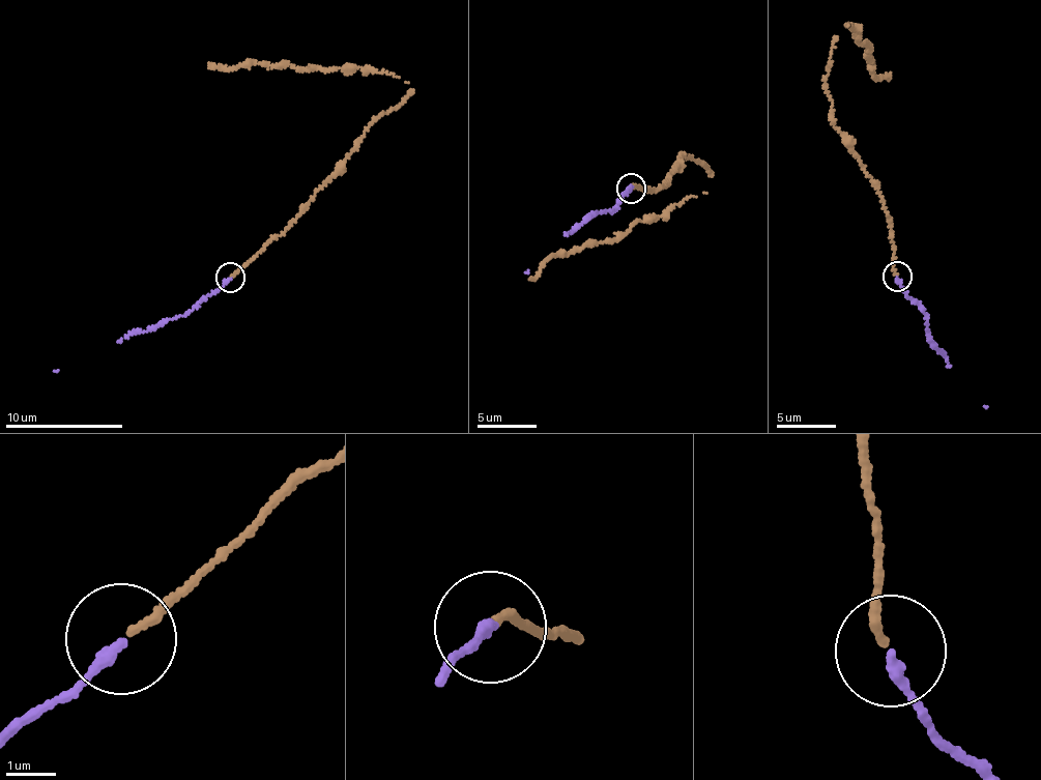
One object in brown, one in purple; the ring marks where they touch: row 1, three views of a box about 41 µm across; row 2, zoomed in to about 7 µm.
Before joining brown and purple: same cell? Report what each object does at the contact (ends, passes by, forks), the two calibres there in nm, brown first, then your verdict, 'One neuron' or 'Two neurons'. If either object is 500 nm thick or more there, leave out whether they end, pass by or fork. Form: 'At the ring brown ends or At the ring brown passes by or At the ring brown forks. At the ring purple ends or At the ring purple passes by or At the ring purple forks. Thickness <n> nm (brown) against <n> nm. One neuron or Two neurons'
At the ring brown ends. At the ring purple ends. Thickness 170 nm (brown) against 220 nm. One neuron

